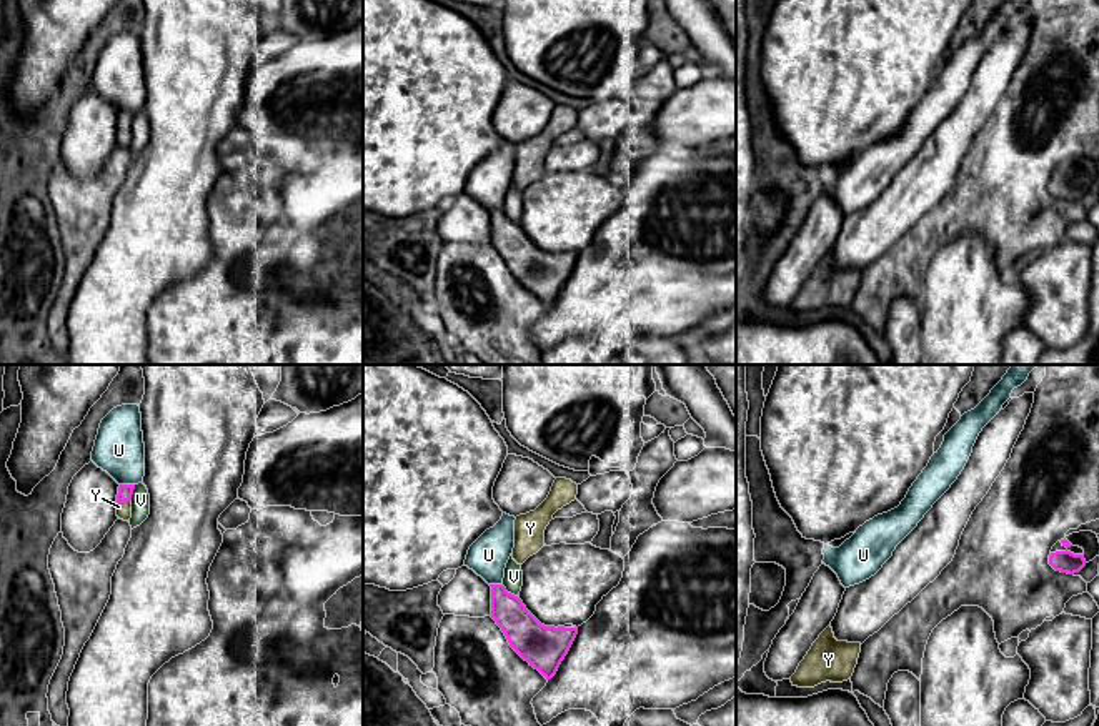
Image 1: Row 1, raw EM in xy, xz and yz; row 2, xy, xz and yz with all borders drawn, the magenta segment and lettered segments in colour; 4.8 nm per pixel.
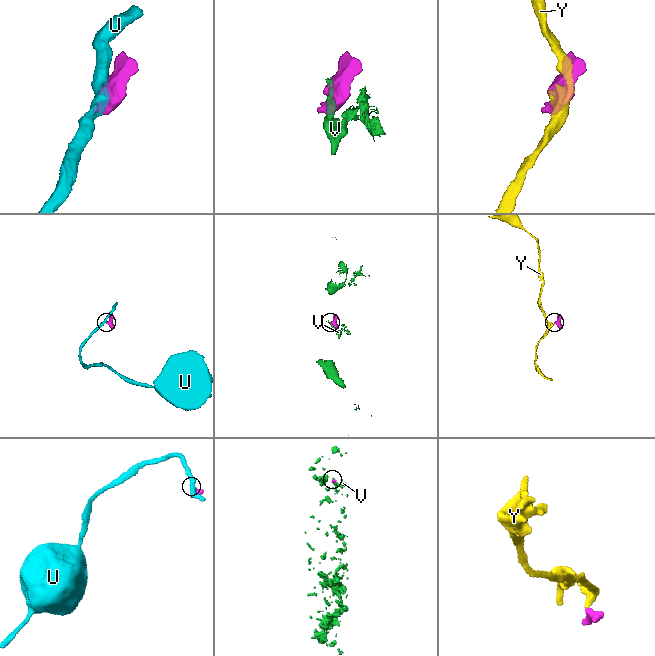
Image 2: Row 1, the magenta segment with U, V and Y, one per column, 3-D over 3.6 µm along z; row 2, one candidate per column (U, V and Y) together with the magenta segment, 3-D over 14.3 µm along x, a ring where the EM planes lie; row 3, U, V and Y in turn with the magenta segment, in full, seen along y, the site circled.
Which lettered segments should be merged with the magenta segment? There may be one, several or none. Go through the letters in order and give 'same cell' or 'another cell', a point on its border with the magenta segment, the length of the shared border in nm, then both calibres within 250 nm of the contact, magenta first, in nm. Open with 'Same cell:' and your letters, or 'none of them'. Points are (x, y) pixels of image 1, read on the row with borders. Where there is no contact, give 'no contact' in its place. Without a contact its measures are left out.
Same cell: Y
U: another cell; contact xy (127, 485); length 70 nm; calibres 70 and 240 nm
V: another cell; contact xz (510, 593); length 100 nm; calibres 190 and 100 nm
Y: same cell; contact xy (124, 502); length 80 nm; calibres 70 and 80 nm

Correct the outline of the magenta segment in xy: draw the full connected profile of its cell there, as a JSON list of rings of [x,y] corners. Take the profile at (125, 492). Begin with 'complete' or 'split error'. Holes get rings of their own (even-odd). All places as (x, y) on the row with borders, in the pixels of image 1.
split error; [[[120,485],[117,495],[117,516],[130,523],[132,518],[132,495],[135,485]]]

